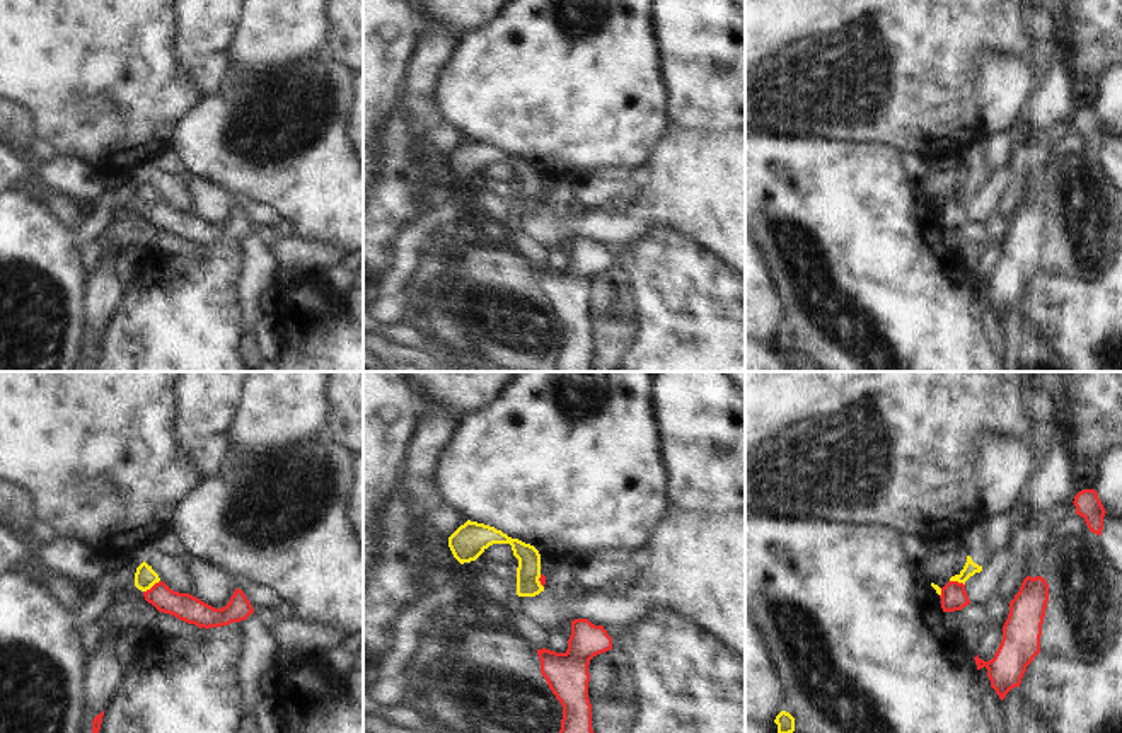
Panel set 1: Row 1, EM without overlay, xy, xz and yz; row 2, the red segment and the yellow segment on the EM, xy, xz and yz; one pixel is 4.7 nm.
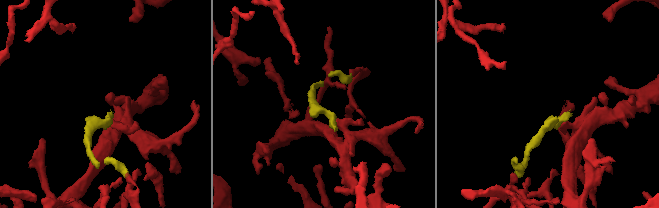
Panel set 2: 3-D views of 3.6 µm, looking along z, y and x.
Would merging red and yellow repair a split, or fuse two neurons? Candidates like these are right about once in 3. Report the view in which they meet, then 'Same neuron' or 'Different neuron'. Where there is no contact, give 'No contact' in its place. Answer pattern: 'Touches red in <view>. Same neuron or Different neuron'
Touches red in xy. Different neuron.

